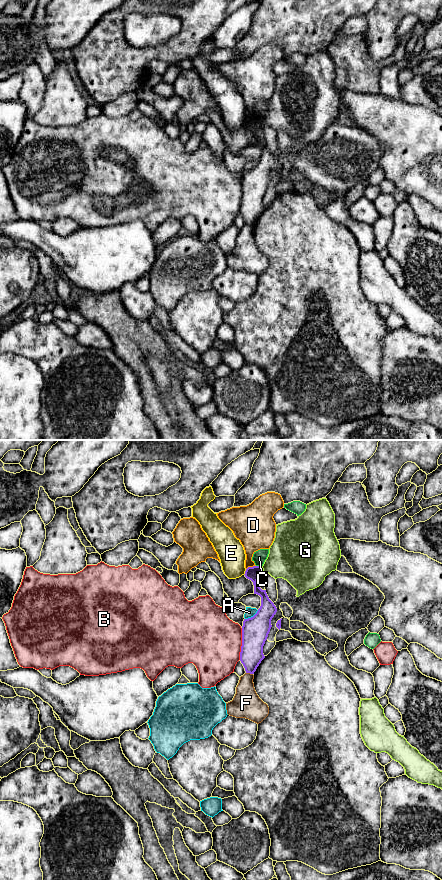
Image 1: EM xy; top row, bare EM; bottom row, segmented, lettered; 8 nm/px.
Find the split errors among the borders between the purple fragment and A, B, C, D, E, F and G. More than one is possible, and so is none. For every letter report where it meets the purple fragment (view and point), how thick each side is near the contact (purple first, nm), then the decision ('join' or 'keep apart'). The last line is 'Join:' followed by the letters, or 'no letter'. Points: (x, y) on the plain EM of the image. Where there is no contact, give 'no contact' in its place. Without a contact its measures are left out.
A: xy (251, 169) | 220/80 nm | keep apart
B: xy (242, 196) | 220/460 nm | keep apart
C: xy (259, 118) | 110/110 nm | keep apart
D: xy (250, 119) | 110/220 nm | keep apart
E: xy (245, 124) | 110/220 nm | keep apart
F: xy (249, 224) | 190/220 nm | keep apart
G: xy (262, 121) | 110/360 nm | keep apart
Join: no letter

